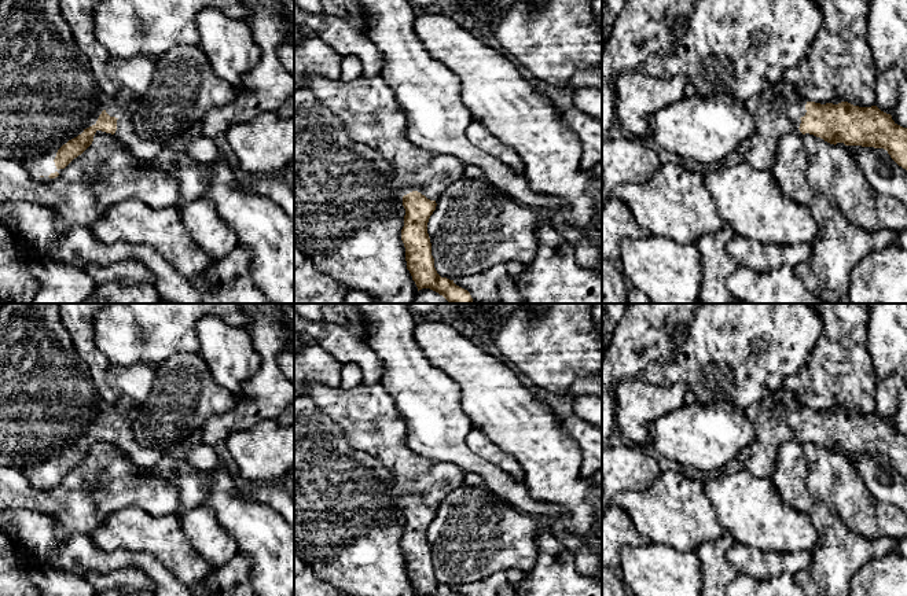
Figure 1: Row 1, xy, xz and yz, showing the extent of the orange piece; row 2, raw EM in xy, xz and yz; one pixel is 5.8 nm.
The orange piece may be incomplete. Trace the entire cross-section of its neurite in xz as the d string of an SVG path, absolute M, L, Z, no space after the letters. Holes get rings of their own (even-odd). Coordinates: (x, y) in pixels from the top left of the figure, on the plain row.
M381 383L357 385L352 389L331 389L323 385L309 385L294 389L294 397L306 396L344 431L346 441L357 450L366 452L389 468L401 494L411 500L403 504L405 516L401 548L405 555L407 577L418 596L462 596L447 585L441 585L434 575L427 530L436 518L436 508L455 489L463 485L463 471L447 463L432 461L414 452L407 441L407 427L394 408L392 397Z

